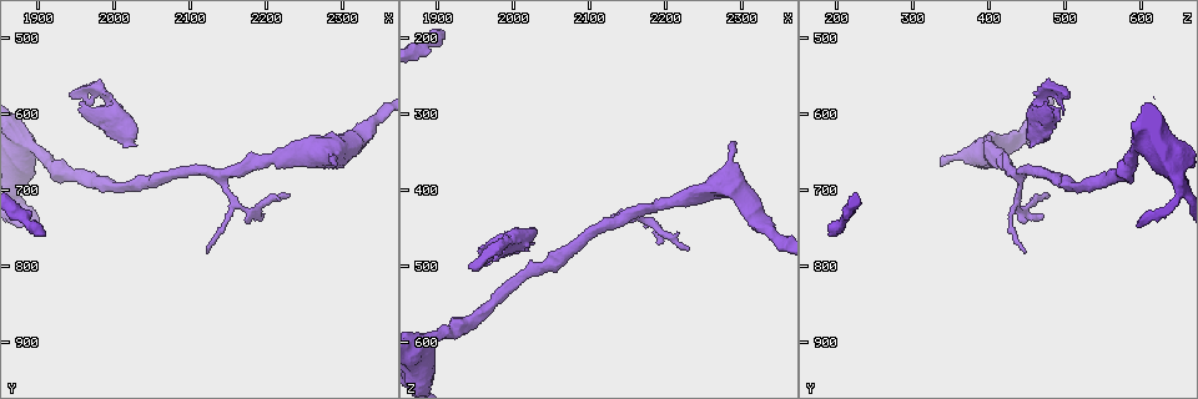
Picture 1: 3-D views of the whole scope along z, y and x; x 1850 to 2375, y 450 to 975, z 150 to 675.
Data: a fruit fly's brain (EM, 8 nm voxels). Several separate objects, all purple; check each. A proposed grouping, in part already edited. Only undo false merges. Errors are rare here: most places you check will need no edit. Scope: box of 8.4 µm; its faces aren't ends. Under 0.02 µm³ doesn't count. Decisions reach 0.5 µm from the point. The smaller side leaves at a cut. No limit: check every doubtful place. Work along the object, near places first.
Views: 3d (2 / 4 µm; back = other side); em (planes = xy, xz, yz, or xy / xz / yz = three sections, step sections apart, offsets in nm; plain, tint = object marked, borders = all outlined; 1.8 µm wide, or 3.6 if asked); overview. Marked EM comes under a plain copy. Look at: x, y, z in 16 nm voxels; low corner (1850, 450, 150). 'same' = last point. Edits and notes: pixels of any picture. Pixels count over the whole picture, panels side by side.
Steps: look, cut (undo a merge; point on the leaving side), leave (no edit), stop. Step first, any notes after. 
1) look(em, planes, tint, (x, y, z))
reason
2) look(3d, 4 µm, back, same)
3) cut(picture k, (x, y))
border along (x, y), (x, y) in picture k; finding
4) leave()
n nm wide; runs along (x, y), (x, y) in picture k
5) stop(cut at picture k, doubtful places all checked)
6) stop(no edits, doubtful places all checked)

look(3d, 4 µm, (1995, 600, 465))

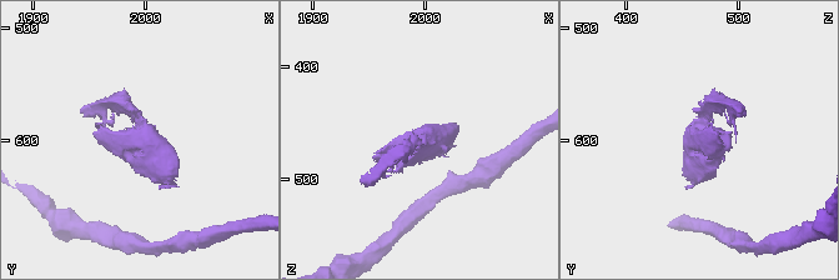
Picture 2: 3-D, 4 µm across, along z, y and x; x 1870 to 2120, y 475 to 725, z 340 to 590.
look(em, 3.6 µm, planes, tint, (1998, 602, 468))

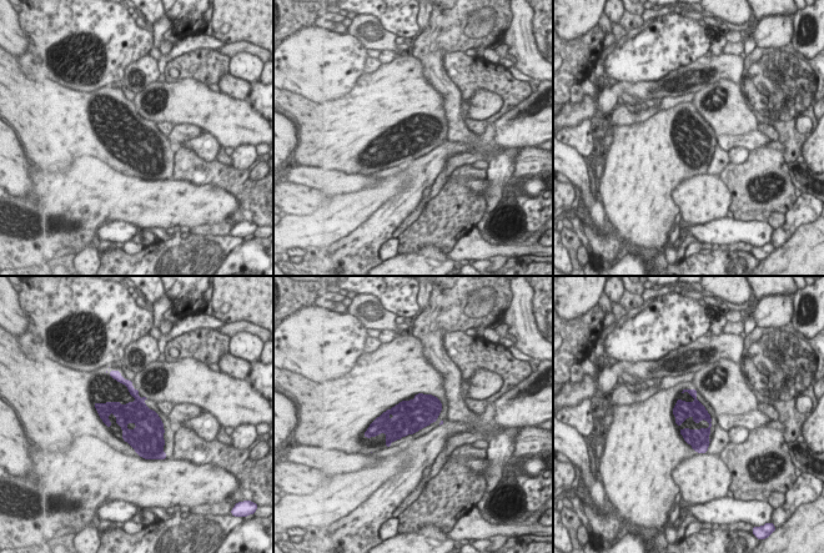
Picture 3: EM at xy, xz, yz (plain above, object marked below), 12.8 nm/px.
leave()
420 nm wide; runs along (693, 392), (709, 420), (703, 450) in picture 3; all the same neuron

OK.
look(em, planes, tint, (2135, 680, 440))
three-way junction

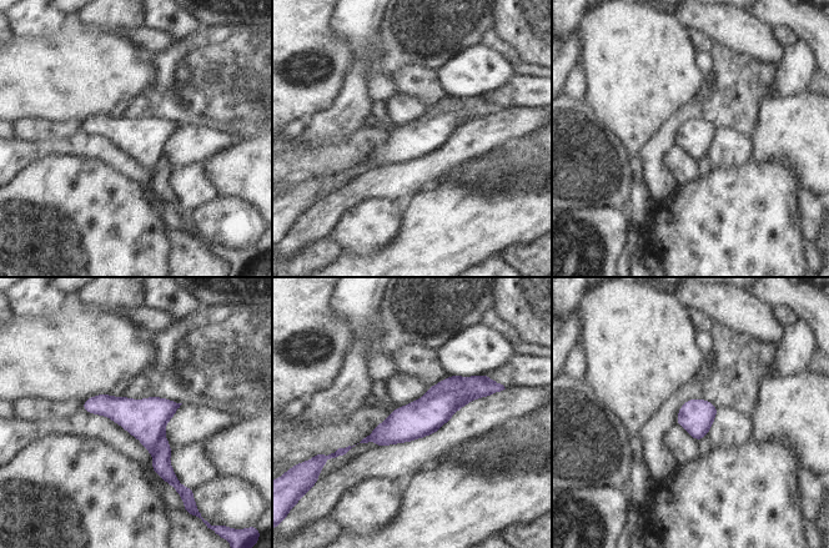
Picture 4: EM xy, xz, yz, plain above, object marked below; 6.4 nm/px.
leave()
runs along (482, 391), (456, 391), (371, 437) in picture 4; one neuron here

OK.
look(3d, 4 µm, (2175, 730, 440))

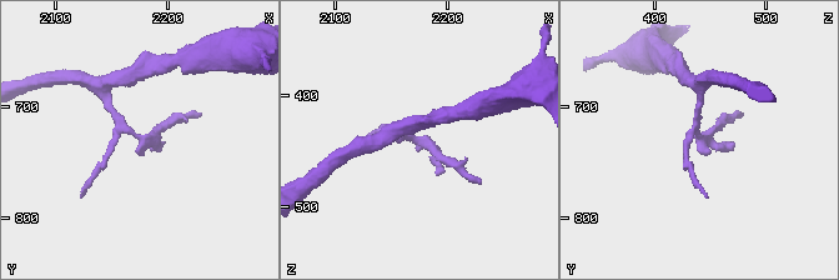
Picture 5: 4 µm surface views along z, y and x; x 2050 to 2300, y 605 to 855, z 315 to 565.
look(em, xz, step 16, tint, (2172, 726, 440))
need the tissue

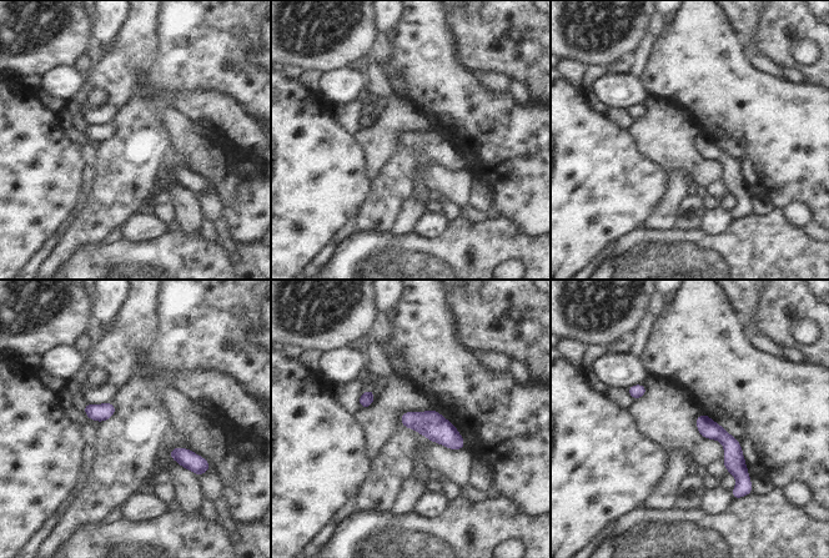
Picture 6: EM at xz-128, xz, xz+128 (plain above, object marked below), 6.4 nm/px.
leave()
100 nm wide; one neuron here

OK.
stop(no edits, doubtful places all checked)

